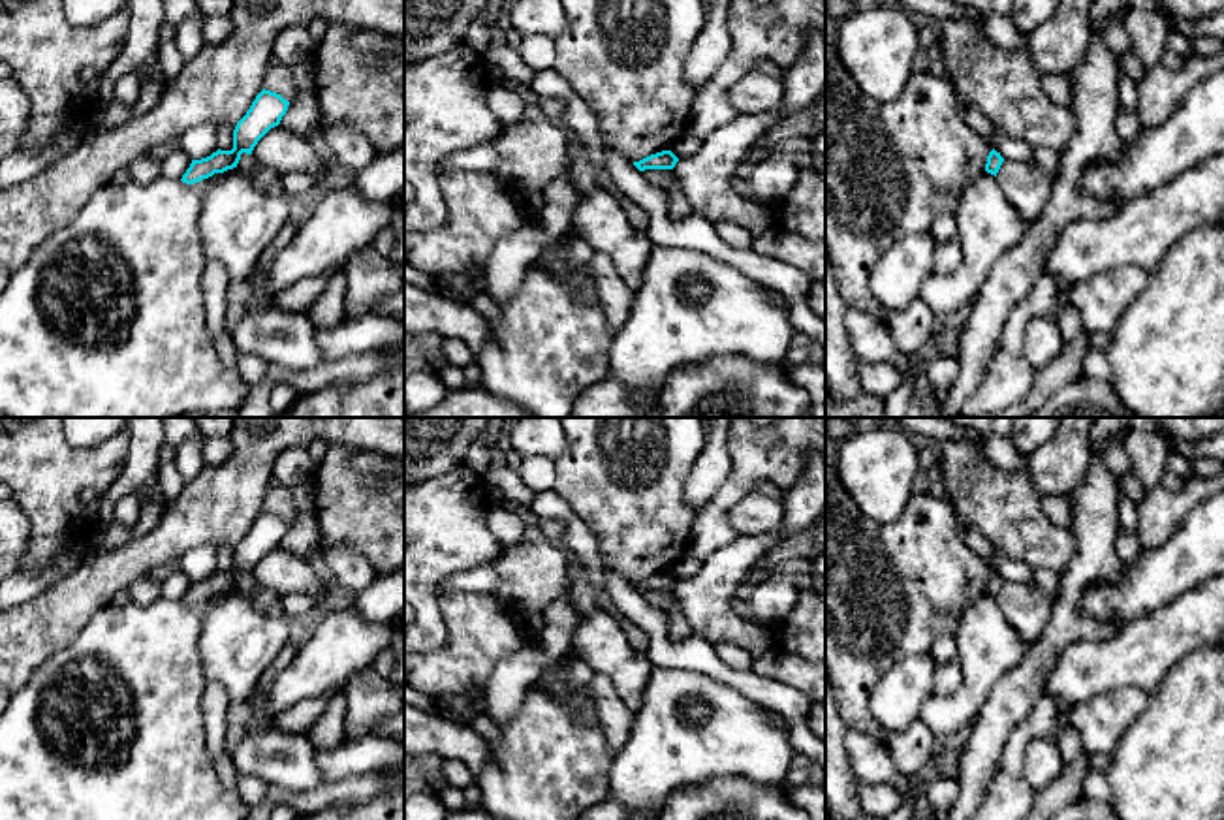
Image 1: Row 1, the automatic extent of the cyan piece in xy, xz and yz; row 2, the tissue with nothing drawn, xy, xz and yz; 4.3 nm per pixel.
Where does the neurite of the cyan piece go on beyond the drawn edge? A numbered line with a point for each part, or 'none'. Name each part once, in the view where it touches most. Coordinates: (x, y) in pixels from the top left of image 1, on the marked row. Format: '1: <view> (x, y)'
none

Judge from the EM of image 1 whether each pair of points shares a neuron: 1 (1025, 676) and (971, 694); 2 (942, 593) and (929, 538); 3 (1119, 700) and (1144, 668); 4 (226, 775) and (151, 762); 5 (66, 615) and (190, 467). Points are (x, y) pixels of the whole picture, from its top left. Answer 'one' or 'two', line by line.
1: two
2: one
3: two
4: two
5: two

